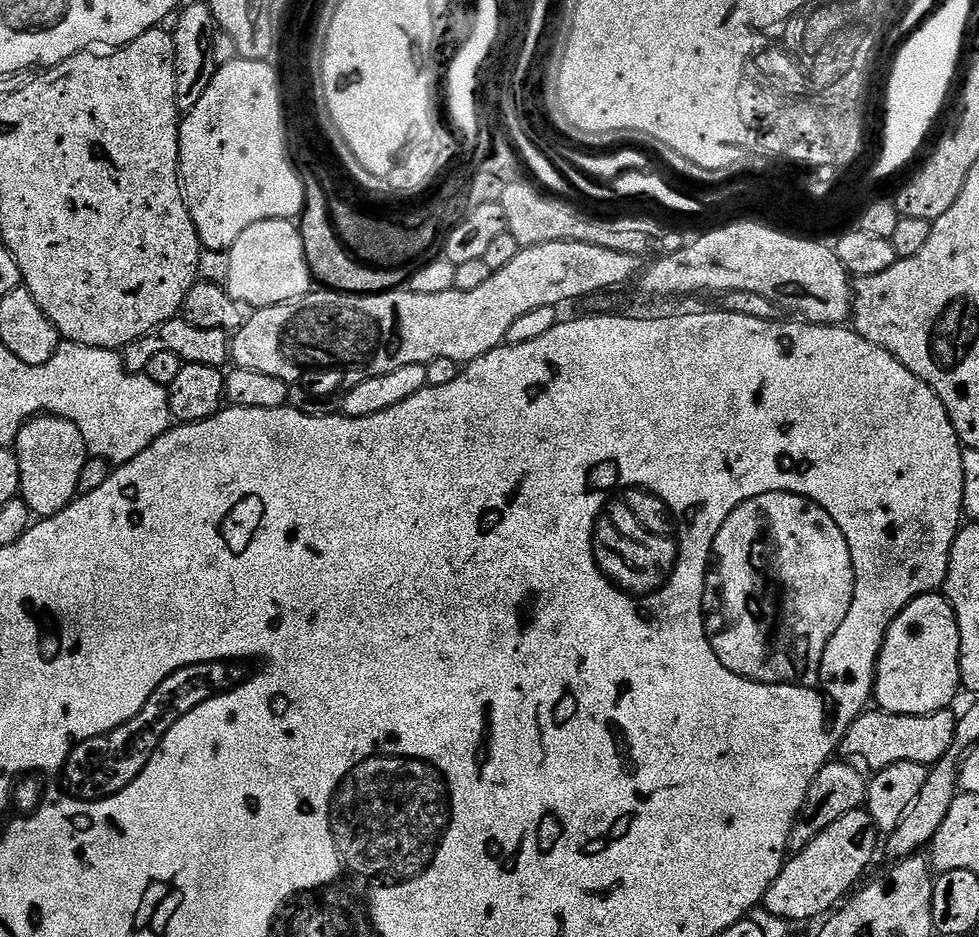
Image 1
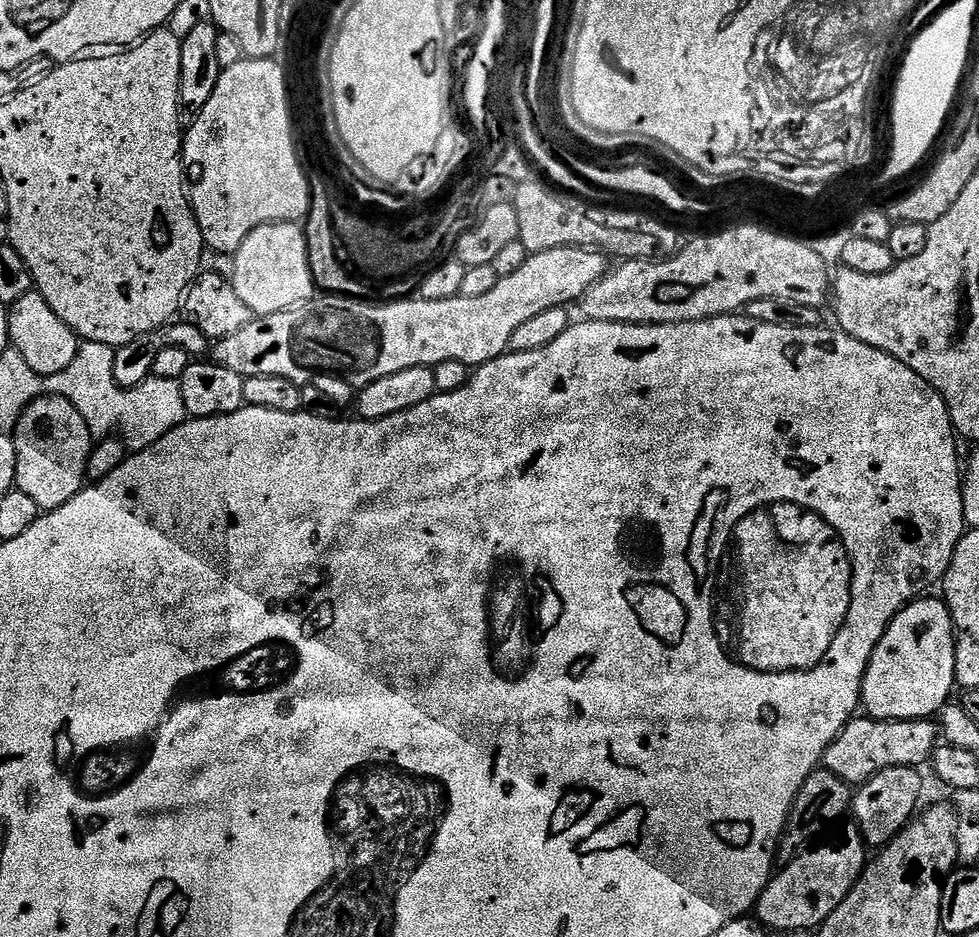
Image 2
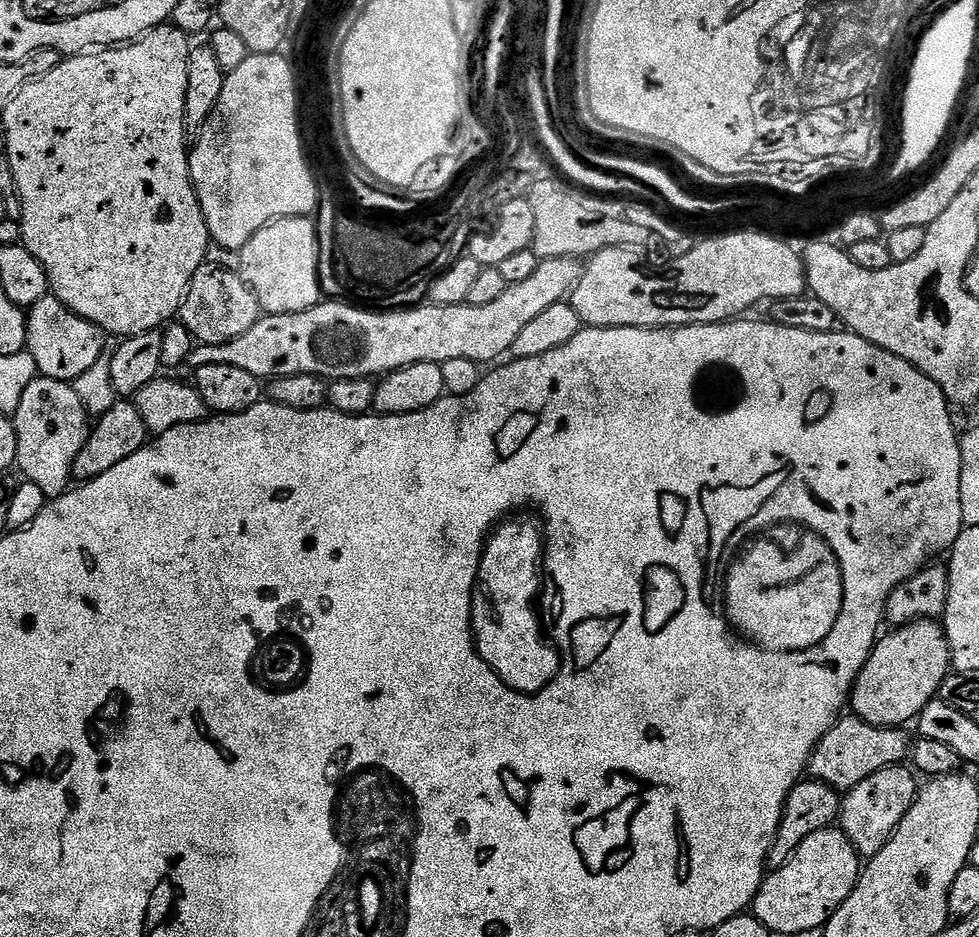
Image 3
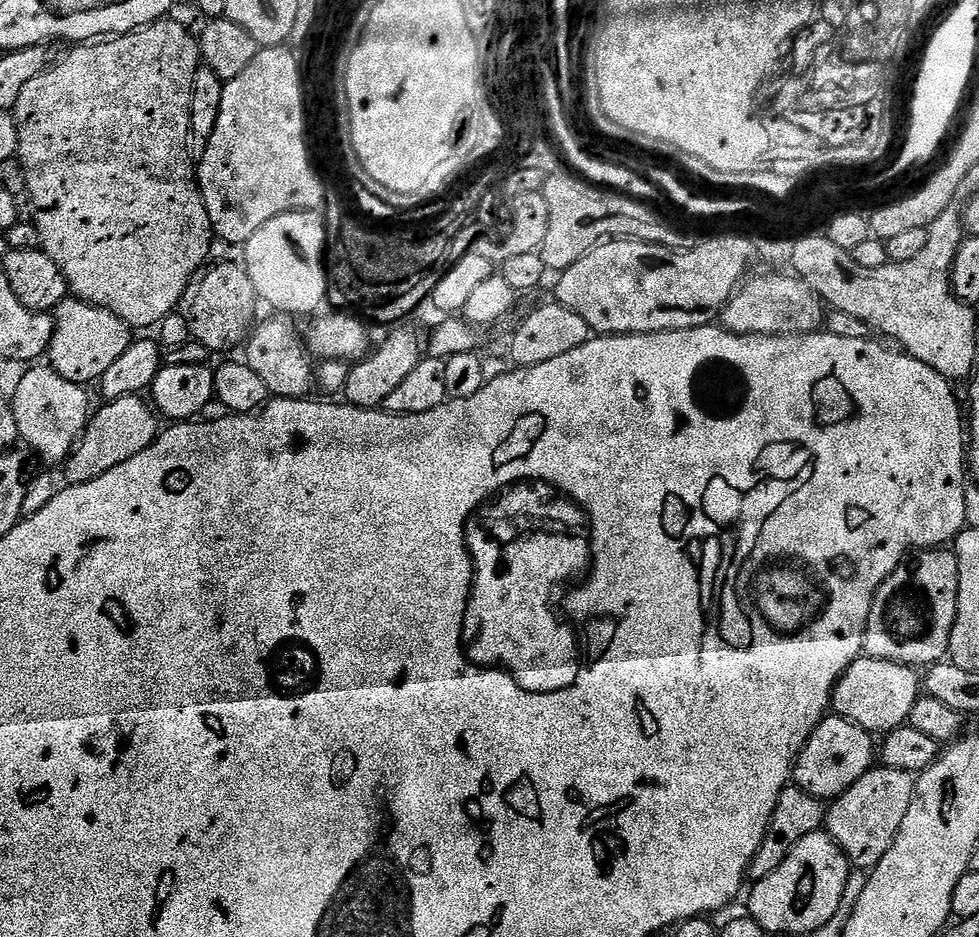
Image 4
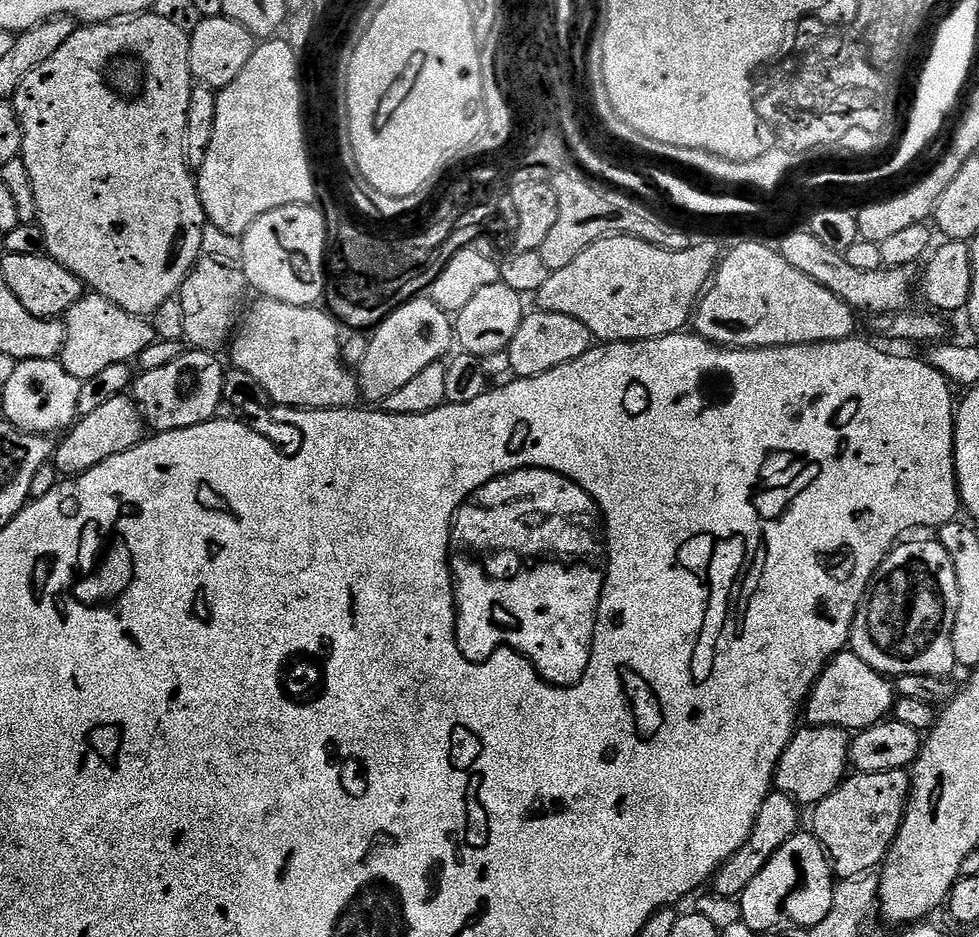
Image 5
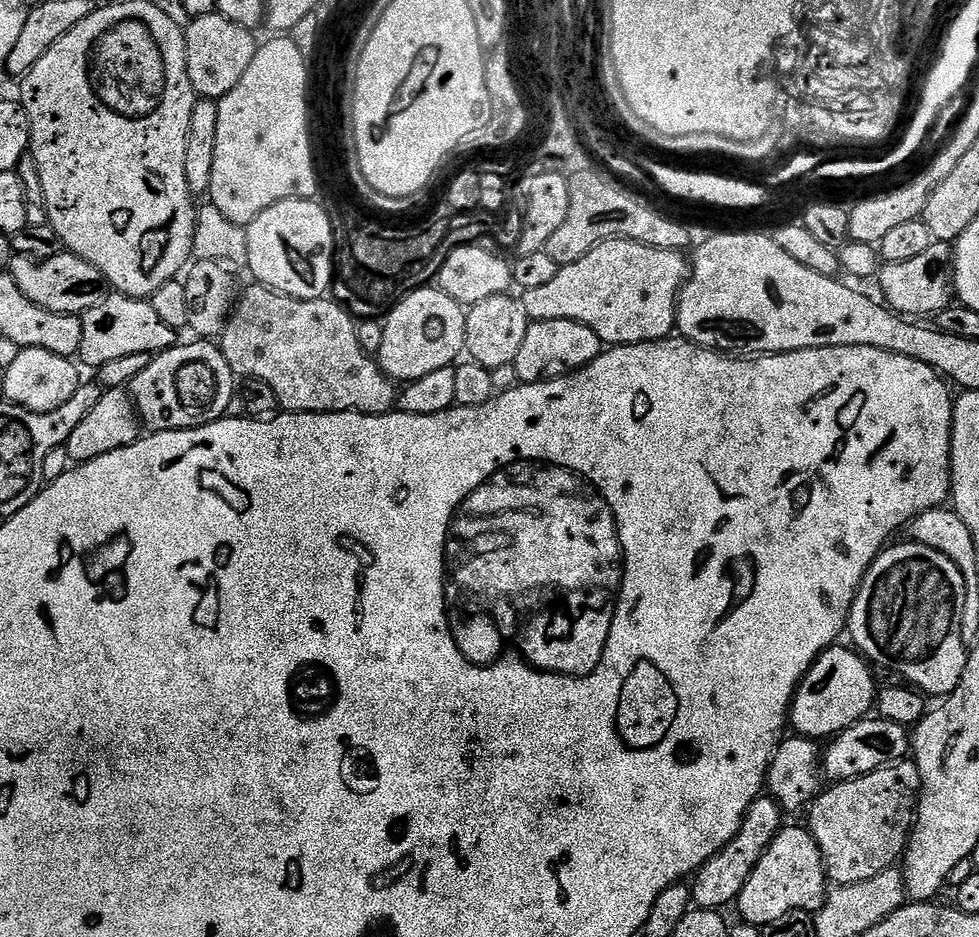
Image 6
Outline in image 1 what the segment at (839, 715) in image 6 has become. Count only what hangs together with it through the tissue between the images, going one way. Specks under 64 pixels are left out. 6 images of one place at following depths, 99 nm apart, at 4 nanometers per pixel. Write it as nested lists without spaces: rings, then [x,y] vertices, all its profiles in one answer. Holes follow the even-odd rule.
[[[939,591],[927,592],[925,596],[914,598],[896,621],[888,627],[884,636],[884,645],[880,658],[876,661],[876,683],[874,700],[879,711],[890,714],[910,714],[921,716],[931,712],[943,712],[951,709],[956,691],[961,691],[960,682],[960,631],[954,610],[948,597]]]

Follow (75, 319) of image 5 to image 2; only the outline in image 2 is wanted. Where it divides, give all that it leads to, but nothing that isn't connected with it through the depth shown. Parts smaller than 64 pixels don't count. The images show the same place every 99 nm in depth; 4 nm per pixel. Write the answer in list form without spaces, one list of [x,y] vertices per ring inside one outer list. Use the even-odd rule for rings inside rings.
[[[33,290],[22,294],[18,302],[10,305],[8,317],[11,347],[18,354],[22,354],[22,358],[26,358],[30,370],[45,377],[71,369],[74,358],[80,353],[82,341],[66,322],[62,322],[62,318],[58,318],[58,314],[54,314],[54,310],[48,305],[46,298],[42,298],[40,292]]]

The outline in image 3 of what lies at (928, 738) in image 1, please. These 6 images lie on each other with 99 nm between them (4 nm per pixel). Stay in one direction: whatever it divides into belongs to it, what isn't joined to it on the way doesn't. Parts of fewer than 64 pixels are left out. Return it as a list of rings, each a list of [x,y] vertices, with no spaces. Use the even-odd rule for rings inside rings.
[[[848,714],[837,720],[822,742],[818,742],[808,760],[807,771],[813,780],[820,780],[837,790],[847,790],[858,786],[858,782],[866,782],[866,778],[878,770],[903,765],[909,756],[910,739],[904,730],[899,727],[879,728],[855,714]]]

